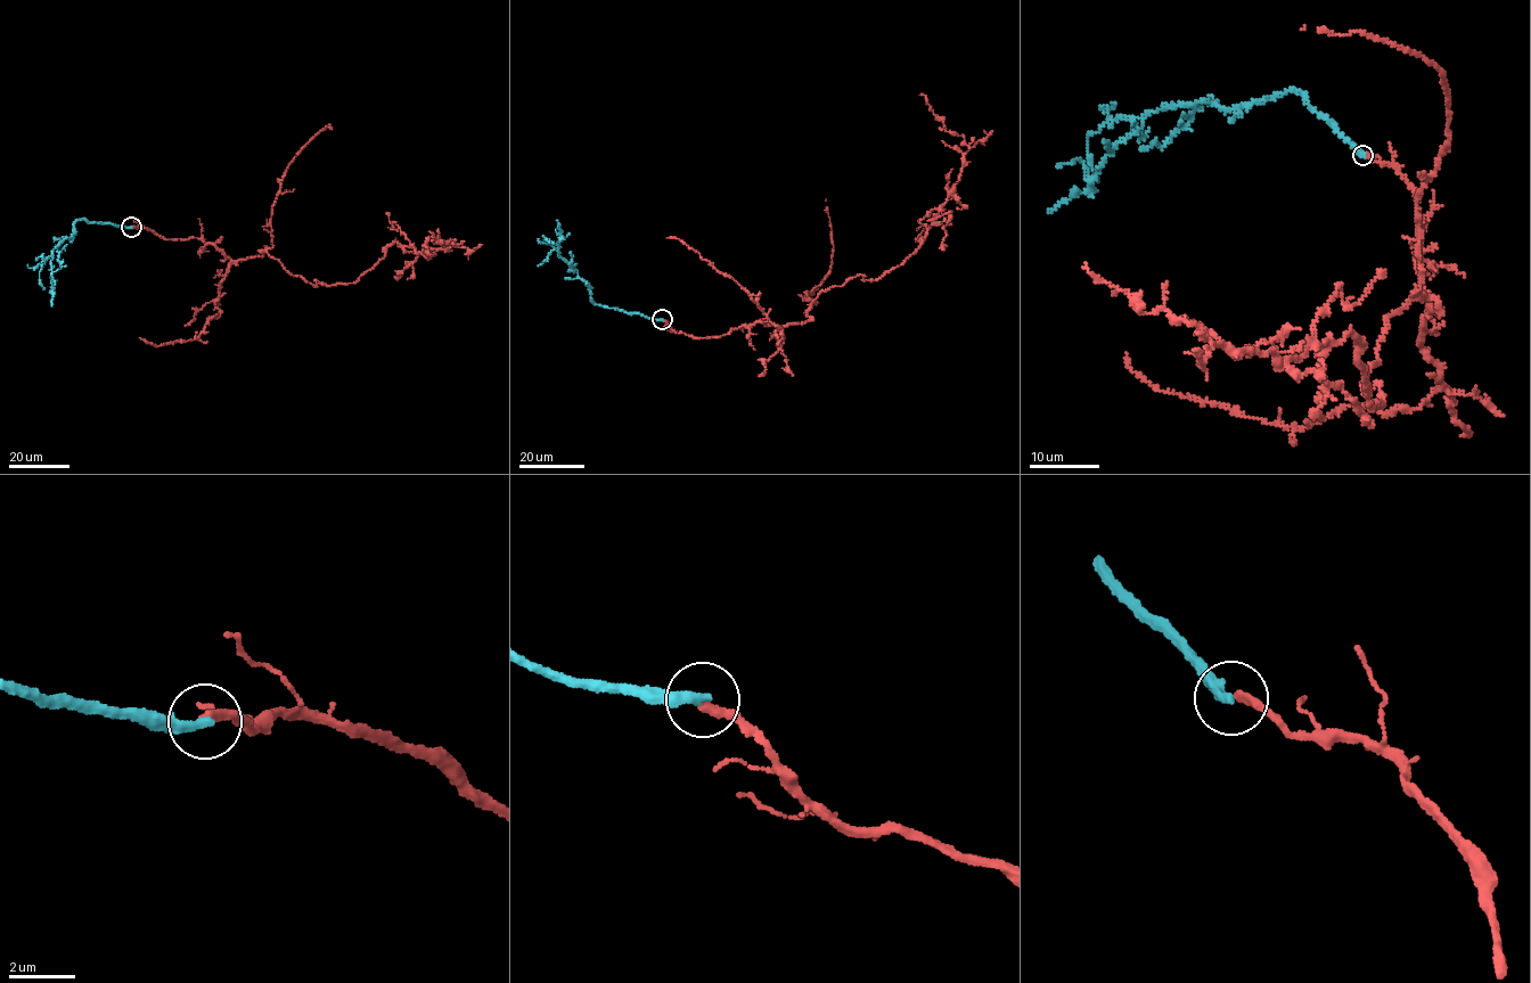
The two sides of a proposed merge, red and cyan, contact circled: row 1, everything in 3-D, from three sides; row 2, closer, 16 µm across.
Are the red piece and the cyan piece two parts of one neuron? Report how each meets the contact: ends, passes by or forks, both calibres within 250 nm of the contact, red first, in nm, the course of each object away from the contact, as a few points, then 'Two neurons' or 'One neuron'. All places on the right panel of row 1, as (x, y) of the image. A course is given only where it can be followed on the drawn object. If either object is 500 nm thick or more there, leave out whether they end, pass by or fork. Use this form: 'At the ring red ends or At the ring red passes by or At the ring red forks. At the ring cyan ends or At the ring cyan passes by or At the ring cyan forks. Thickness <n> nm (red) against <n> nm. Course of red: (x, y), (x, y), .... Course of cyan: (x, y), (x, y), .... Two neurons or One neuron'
At the ring red ends. At the ring cyan ends. Thickness 280 nm (red) against 320 nm. Course of red: (1362, 155), (1409, 183), (1442, 313), (1393, 312), (1381, 407), (1349, 333), (1228, 351), (1085, 262). Course of cyan: (1362, 155), (1291, 88), (1247, 104), (1219, 107), (1197, 100), (1151, 113), (1102, 163), (1091, 183), (1047, 212). Two neurons

